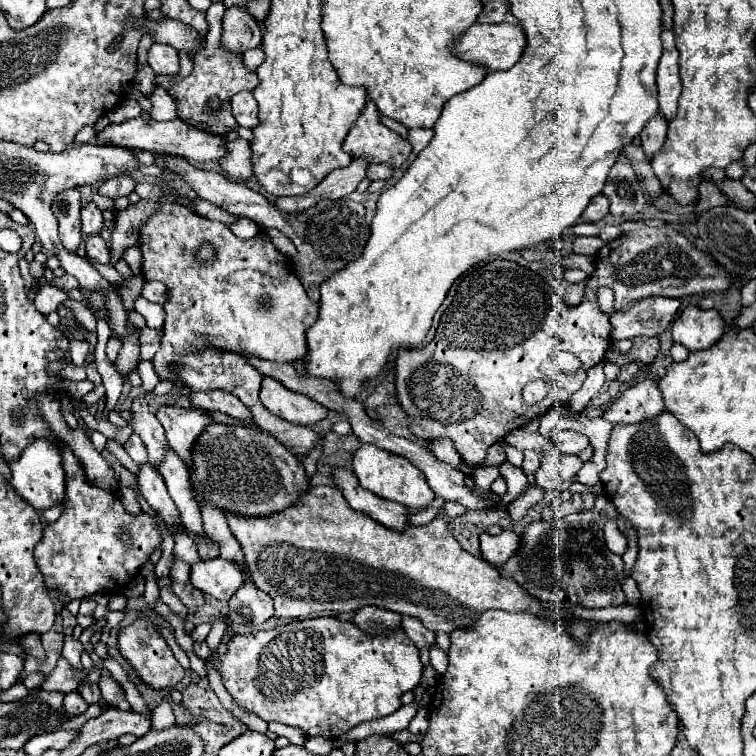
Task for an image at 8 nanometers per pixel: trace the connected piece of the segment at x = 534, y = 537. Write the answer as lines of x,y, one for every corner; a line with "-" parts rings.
598,495
594,511
582,511
564,517
564,525
554,521
538,521
524,527
518,551
498,567
502,577
514,579
528,595
540,601
554,601
580,607
626,605
622,591
624,563
604,541
604,517
616,519
616,507
608,497

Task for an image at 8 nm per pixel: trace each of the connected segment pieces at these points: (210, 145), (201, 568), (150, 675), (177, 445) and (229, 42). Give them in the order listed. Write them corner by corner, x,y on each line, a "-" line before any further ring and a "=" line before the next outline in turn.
142,117
124,121
124,123
110,123
106,129
102,129
98,135
98,143
112,143
112,145
120,145
120,147
128,147
128,149
148,149
154,153
168,153
168,155
180,155
190,163
208,163
208,161
216,161
220,163
220,159
224,159
228,155
226,149
226,139
218,137
218,135
210,135
206,131
198,131
196,127
190,127
188,123
184,123
182,119
174,119
174,121
144,121
=
222,557
208,559
196,563
190,571
192,585
206,595
212,595
220,601
228,601
230,595
244,583
244,569
234,561
226,561
=
138,619
134,625
128,625
128,627
120,629
118,647
120,647
120,653
138,671
140,679
146,681
154,689
172,689
172,687
176,687
178,681
184,679
184,673
186,673
184,667
176,661
170,645
166,643
166,639
162,637
162,633
158,631
158,627
152,621
=
160,405
156,417
166,431
170,447
184,459
186,465
190,465
190,449
194,439
212,419
206,417
202,409
184,409
178,405
=
242,7
226,9
222,27
222,43
230,51
240,53
252,47
260,47
262,43
262,25

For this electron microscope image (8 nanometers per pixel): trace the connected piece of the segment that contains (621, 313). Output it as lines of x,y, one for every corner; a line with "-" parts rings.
654,297
632,303
610,315
612,341
634,337
660,337
680,307
678,299

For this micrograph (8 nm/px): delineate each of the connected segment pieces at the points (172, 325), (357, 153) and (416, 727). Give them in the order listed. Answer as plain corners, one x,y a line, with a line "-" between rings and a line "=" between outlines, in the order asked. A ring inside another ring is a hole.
166,203
156,211
140,231
140,251
144,257
142,275
146,281
160,281
168,287
168,301
162,305
166,311
162,347
154,355
152,363
160,379
172,379
172,363
182,353
196,349
222,349
222,351
244,351
246,355
256,355
272,361
294,361
304,359
306,355
306,329
318,319
318,305
310,301
302,283
292,273
292,265
286,255
282,255
262,231
252,239
238,239
226,225
220,221
208,221
200,215
194,215
184,205
-
200,243
212,243
216,247
218,259
206,265
196,265
196,247
=
372,101
366,103
366,109
352,125
342,149
352,159
366,159
370,165
386,163
392,169
398,169
412,153
408,139
380,123
378,107
=
420,709
420,711
416,713
416,717
412,719
412,723
408,725
408,729
412,729
414,733
426,733
426,731
428,731
428,725
430,725
430,721
428,721
428,711
426,711
426,709

